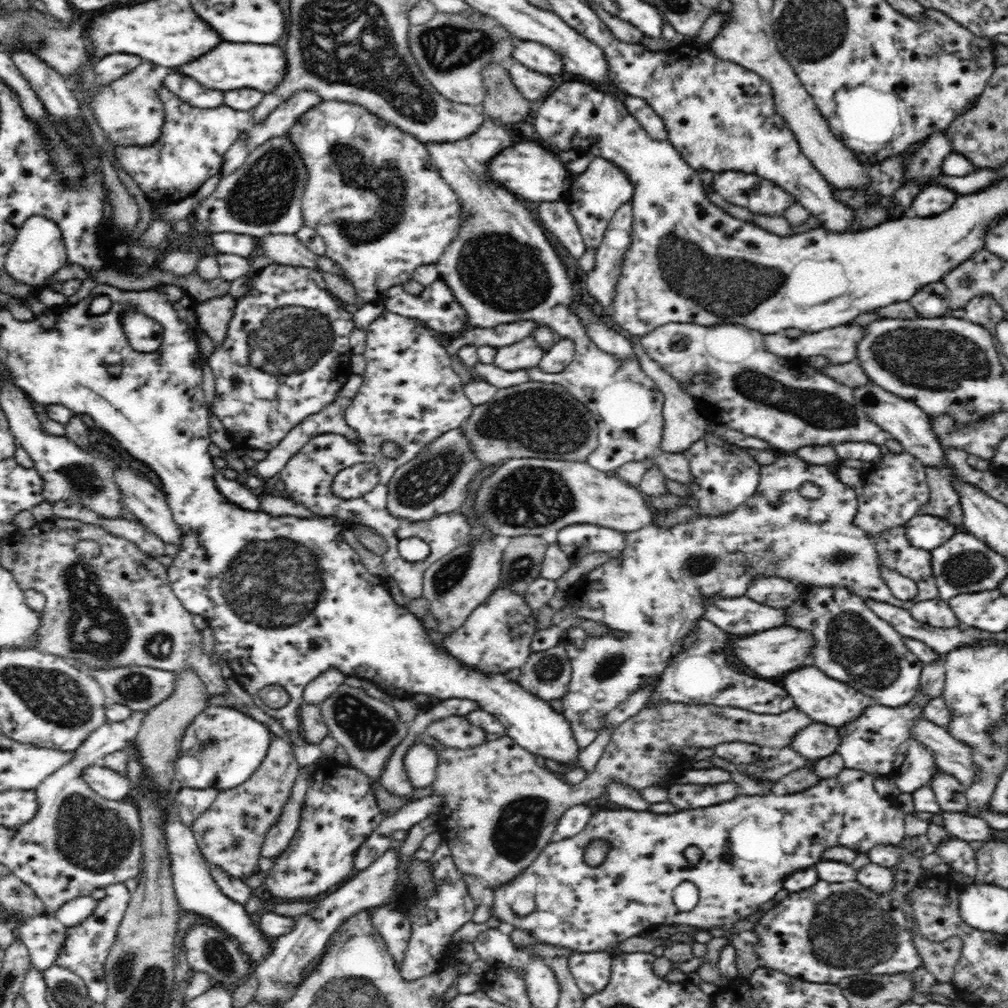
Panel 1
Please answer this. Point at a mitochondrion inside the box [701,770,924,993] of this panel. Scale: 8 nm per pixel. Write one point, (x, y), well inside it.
(850, 931)

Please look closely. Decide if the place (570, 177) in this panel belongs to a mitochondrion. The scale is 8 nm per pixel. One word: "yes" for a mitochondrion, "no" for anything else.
no

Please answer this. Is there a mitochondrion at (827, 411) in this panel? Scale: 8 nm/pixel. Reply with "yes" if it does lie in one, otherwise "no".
yes

